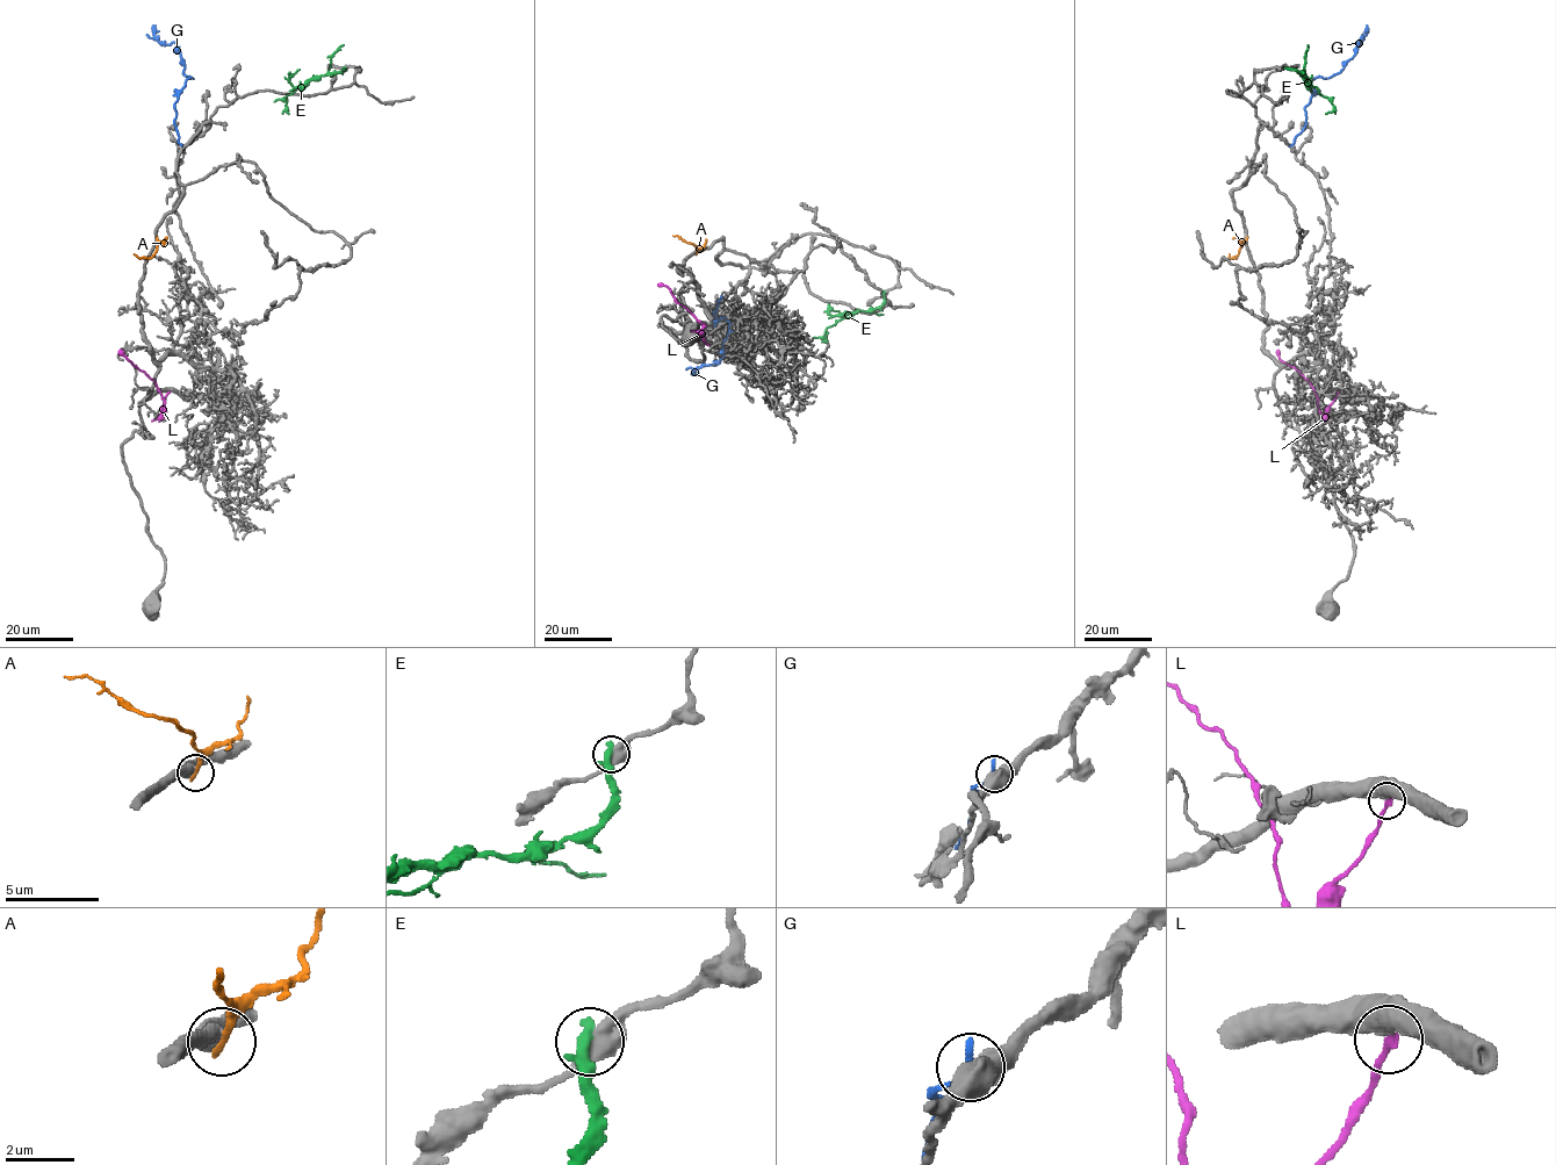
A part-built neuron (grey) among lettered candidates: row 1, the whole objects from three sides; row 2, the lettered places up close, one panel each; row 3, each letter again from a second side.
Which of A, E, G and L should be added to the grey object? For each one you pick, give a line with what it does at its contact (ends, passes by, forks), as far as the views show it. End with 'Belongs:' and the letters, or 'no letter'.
Belongs: no letter

